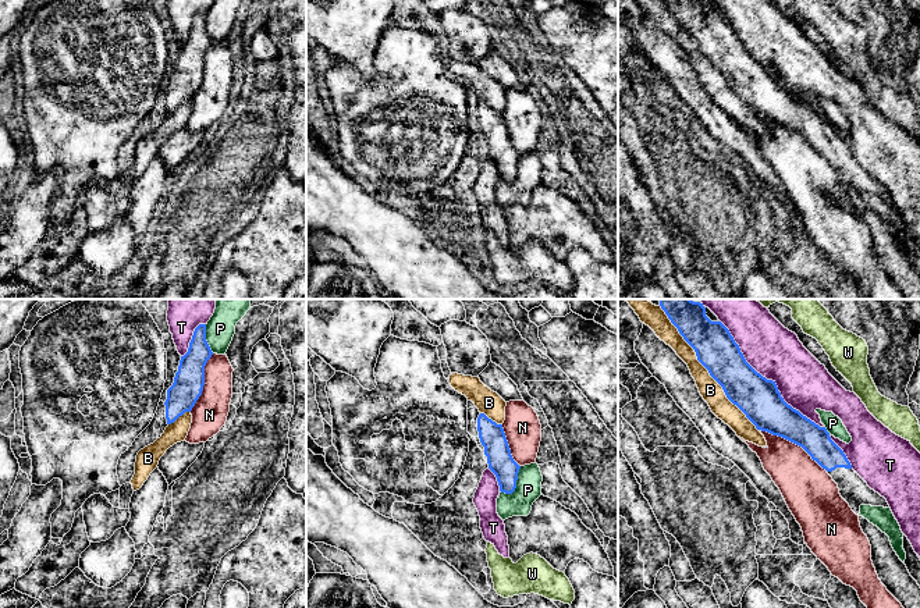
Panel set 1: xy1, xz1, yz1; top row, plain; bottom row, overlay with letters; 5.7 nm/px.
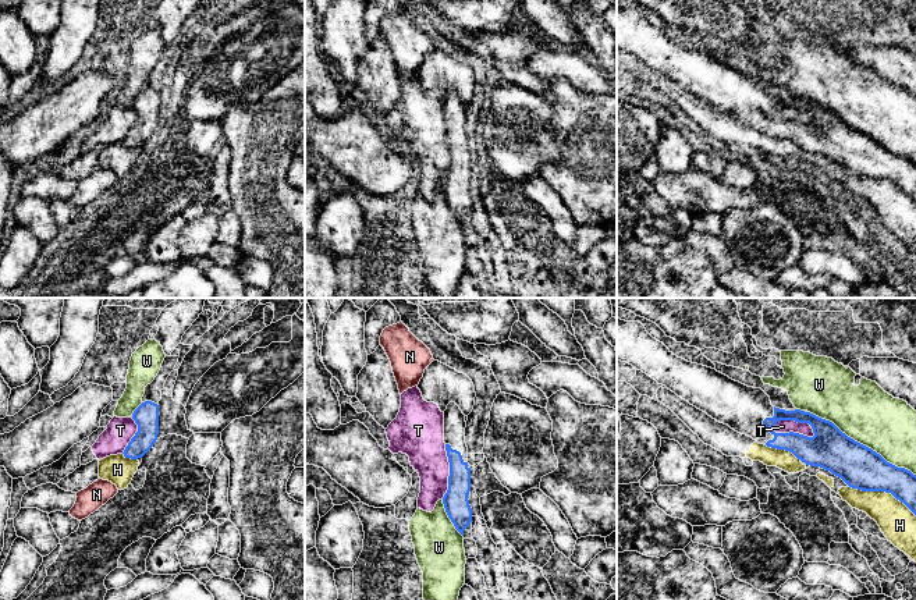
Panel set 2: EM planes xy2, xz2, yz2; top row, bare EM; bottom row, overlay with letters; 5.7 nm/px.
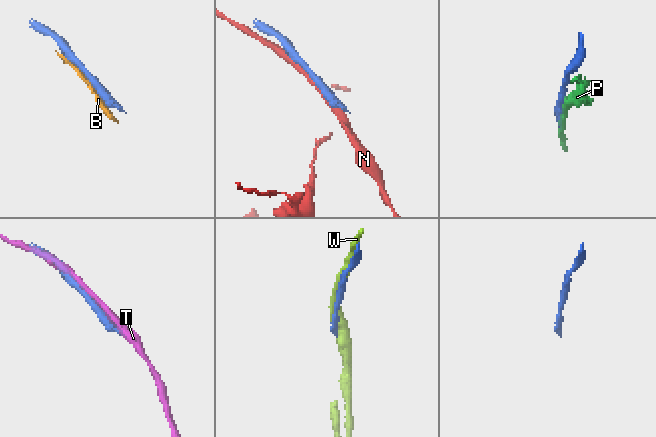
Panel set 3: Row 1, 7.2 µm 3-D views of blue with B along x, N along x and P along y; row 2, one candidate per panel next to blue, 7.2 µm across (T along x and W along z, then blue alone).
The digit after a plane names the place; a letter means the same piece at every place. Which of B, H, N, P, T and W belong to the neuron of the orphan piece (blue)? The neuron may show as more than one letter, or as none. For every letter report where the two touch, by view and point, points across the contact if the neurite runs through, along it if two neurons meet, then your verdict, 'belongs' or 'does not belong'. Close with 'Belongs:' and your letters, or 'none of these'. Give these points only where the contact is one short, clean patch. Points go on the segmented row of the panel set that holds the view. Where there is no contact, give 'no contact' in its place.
B: contact yz1 (704, 366); does not belong
H: contact yz2 (881, 490); does not belong
N: contact yz1 (794, 443); does not belong
P: contact xz1 (515, 484); does not belong
T: contact yz1 (768, 380); does not belong
W: contact yz2 (862, 444); does not belong
Belongs: none of these

